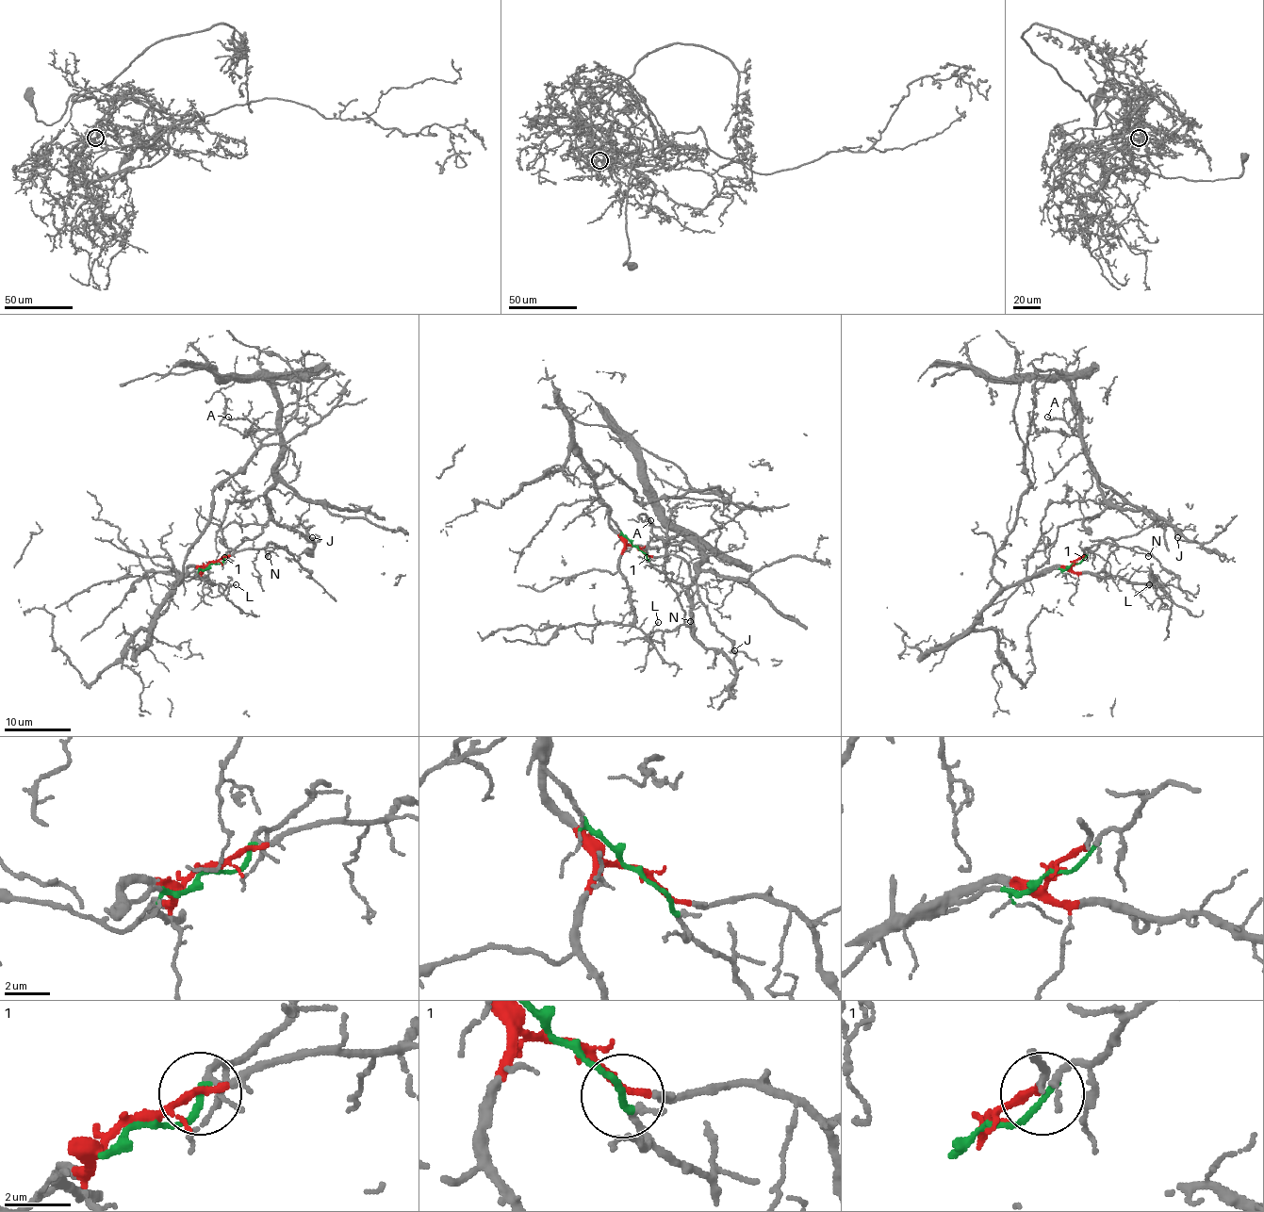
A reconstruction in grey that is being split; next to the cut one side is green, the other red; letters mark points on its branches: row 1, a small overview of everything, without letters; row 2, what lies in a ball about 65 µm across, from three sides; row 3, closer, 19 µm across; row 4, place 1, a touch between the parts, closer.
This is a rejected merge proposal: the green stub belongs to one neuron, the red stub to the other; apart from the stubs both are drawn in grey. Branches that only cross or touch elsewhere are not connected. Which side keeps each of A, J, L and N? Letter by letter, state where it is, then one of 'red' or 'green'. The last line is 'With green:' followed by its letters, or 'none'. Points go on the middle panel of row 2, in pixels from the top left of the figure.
A: place (650, 520); green
J: place (734, 650); green
L: place (658, 622); red
N: place (690, 621); red
With green: A, J

